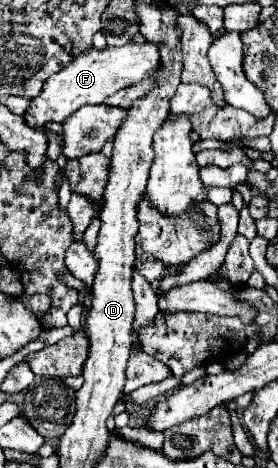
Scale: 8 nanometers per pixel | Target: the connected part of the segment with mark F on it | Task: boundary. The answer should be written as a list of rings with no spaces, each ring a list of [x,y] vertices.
[[[130,42],[120,48],[106,46],[104,50],[92,46],[88,52],[78,54],[66,68],[62,68],[58,74],[50,76],[44,82],[42,92],[36,98],[32,98],[30,108],[24,114],[24,122],[30,128],[38,128],[48,122],[62,122],[82,106],[100,104],[114,92],[132,86],[144,78],[150,78],[158,68],[160,68],[160,56],[156,44]]]

